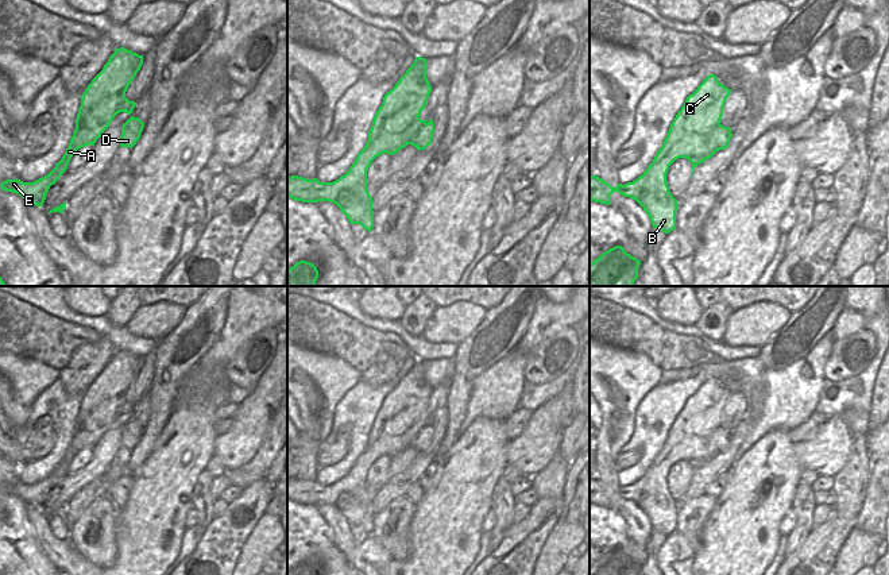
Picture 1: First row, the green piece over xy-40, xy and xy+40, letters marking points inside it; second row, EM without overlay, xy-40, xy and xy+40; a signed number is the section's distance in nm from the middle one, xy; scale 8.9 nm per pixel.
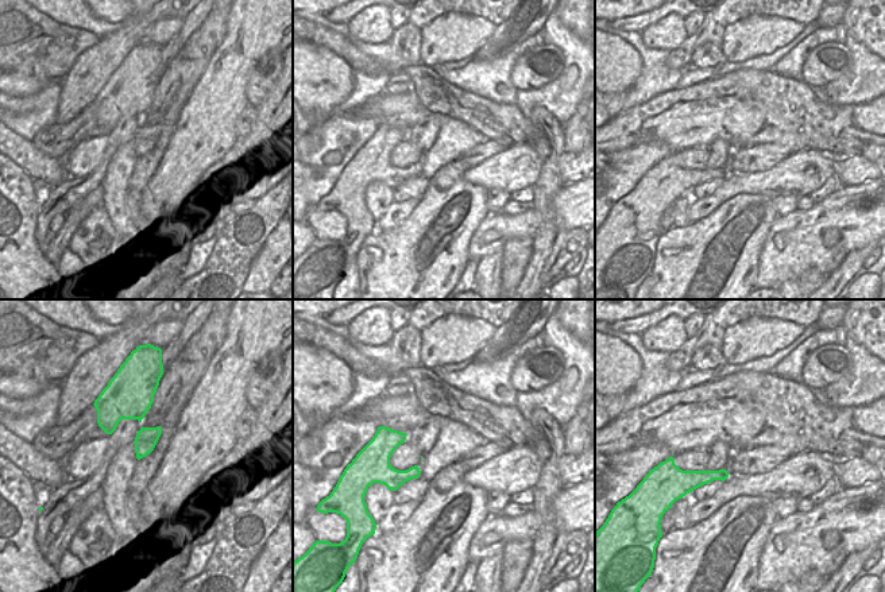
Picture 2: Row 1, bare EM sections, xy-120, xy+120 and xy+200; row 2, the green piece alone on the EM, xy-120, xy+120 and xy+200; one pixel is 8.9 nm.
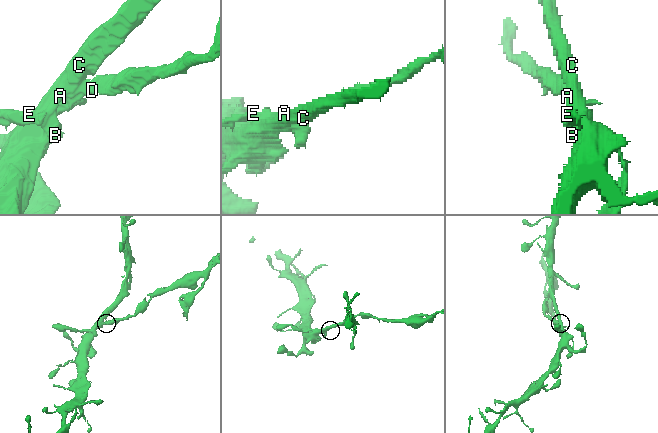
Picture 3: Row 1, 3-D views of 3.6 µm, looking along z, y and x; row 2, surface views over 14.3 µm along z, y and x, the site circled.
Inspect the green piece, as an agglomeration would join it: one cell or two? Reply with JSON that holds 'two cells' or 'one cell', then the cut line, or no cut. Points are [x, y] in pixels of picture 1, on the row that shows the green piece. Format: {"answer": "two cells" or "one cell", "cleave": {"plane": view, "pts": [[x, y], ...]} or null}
{"answer": "two cells", "cleave": {"plane": "xy+40", "pts": [[721, 124], [714, 131], [710, 143], [714, 151]]}}

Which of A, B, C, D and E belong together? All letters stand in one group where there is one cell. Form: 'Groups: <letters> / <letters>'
Groups: A B C E / D

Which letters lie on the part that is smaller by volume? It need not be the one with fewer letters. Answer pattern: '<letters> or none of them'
D

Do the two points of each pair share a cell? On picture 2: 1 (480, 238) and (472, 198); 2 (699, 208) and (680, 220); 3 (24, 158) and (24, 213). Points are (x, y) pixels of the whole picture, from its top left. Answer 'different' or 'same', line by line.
1: different
2: different
3: different

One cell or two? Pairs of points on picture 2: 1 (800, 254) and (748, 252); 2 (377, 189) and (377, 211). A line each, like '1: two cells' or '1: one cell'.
1: two cells
2: one cell

